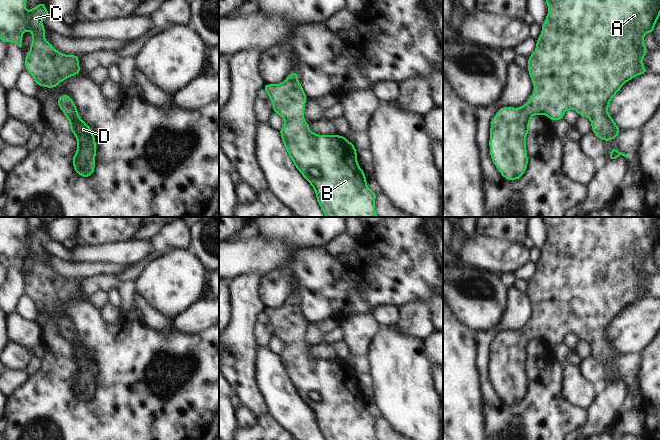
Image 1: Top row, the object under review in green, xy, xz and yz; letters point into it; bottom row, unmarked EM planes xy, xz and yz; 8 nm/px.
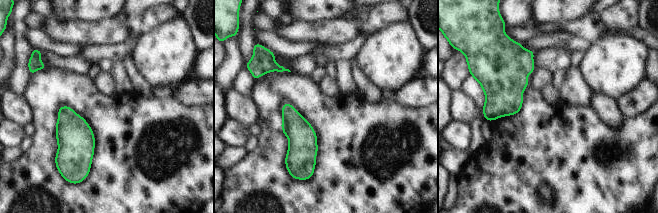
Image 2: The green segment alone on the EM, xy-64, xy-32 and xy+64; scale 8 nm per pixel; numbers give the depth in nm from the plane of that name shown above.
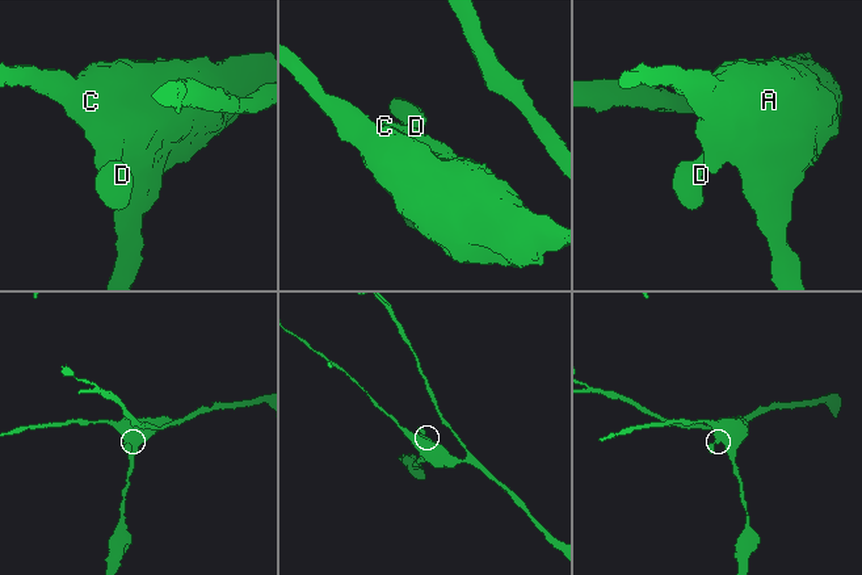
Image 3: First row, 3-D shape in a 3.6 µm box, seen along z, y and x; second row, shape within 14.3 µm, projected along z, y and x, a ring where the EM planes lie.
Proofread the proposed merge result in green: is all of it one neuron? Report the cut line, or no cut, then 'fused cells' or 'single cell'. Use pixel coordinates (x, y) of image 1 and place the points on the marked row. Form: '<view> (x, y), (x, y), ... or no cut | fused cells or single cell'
no cut | single cell

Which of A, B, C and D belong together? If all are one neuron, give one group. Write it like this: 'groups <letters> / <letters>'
groups A B C D

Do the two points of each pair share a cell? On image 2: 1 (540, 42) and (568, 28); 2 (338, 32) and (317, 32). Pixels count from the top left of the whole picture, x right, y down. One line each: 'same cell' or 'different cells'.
1: different cells
2: same cell

